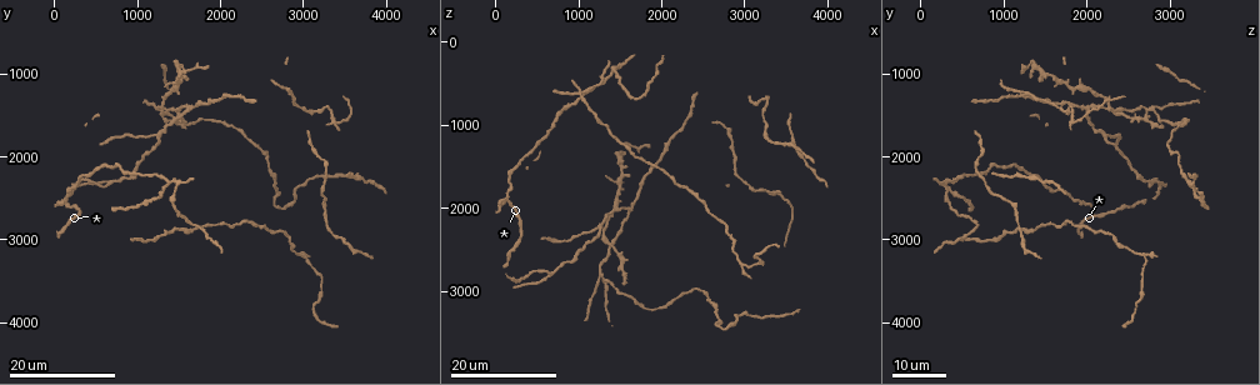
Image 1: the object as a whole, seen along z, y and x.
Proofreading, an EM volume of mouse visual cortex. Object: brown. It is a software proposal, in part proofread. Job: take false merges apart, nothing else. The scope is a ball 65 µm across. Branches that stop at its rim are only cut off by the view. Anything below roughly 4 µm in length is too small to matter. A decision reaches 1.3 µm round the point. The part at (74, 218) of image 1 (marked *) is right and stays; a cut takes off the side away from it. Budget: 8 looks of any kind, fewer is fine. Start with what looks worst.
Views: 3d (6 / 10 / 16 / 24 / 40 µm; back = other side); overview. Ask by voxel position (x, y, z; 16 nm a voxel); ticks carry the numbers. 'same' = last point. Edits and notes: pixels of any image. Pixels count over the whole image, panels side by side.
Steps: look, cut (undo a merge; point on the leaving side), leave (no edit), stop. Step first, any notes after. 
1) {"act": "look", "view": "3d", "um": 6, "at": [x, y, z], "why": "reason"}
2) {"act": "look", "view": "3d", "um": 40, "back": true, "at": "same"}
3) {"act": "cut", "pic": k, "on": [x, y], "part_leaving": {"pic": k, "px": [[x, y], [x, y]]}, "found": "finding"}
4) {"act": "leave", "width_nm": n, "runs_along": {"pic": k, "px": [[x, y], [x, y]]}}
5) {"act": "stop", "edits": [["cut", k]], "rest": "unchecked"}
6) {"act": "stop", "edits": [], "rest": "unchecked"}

{"act": "look", "view": "3d", "um": 16, "at": [650, 2300, 2800], "why": "side arm on a straight run"}

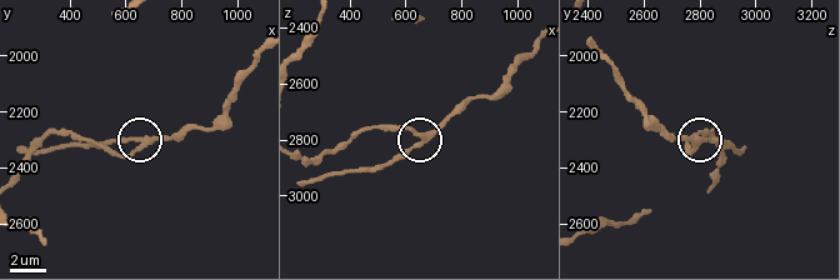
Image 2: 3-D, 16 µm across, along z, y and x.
{"act": "look", "view": "3d", "um": 10, "at": [640, 2300, 2820], "why": "zoom in"}

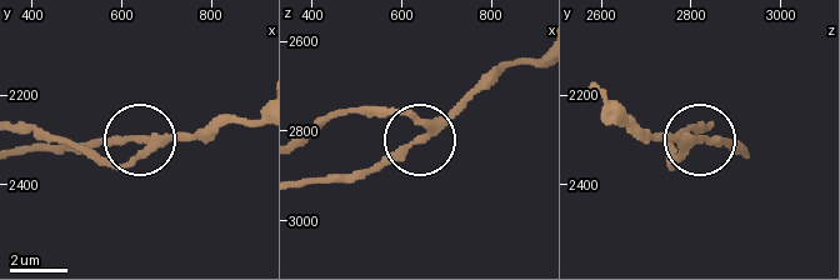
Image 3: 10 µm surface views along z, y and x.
{"act": "leave", "arms": 3, "found": "continuous, no second neuron"}

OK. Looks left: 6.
{"act": "look", "view": "3d", "um": 24, "at": [3400, 1600, 1800], "why": "sudden change in width"}

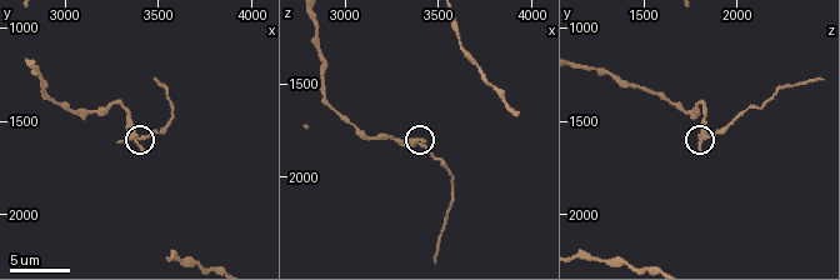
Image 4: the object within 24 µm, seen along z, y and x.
{"act": "look", "view": "3d", "um": 6, "at": [3420, 1600, 1820], "why": "closer look"}

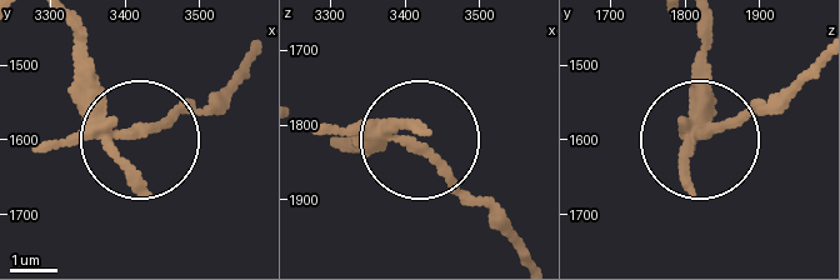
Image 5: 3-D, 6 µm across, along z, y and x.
{"act": "cut", "pic": 5, "on": [158, 125], "arms": 4, "part_leaving": {"pic": 5, "px": [[99, 128], [179, 120], [246, 56]]}, "found": "a second neuron is stuck on"}

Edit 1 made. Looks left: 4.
{"act": "look", "view": "overview", "why": "see it whole again"}

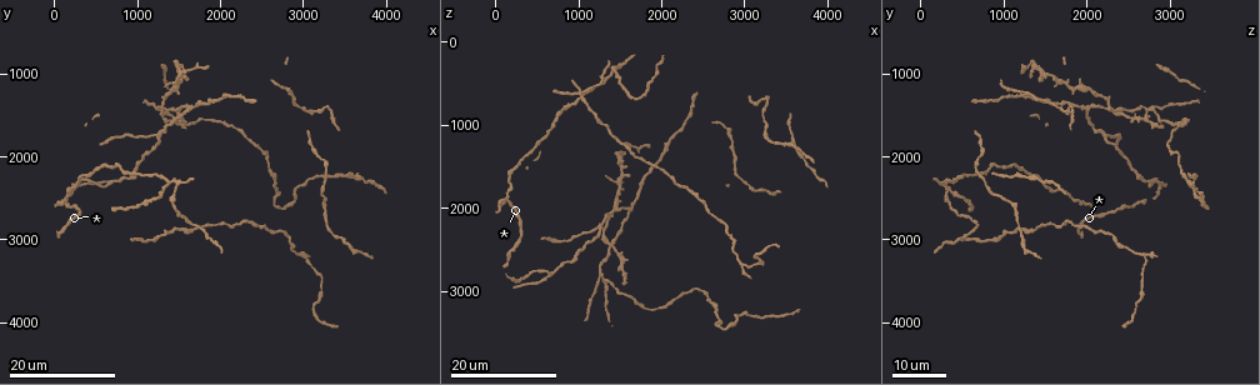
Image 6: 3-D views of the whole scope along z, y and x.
{"act": "look", "view": "3d", "um": 16, "at": [1250, 1750, 2200], "why": "side arm on a straight run"}

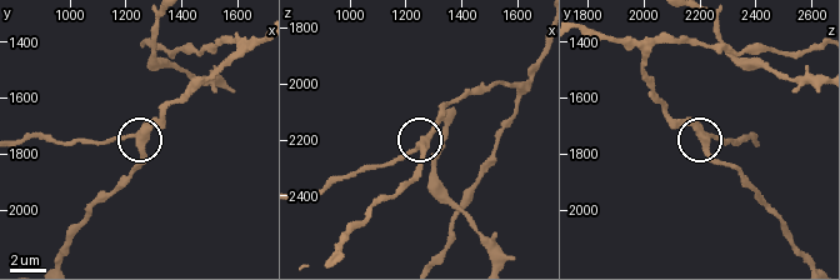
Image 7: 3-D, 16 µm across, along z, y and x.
{"act": "look", "view": "3d", "um": 10, "at": [1240, 1730, 2220]}

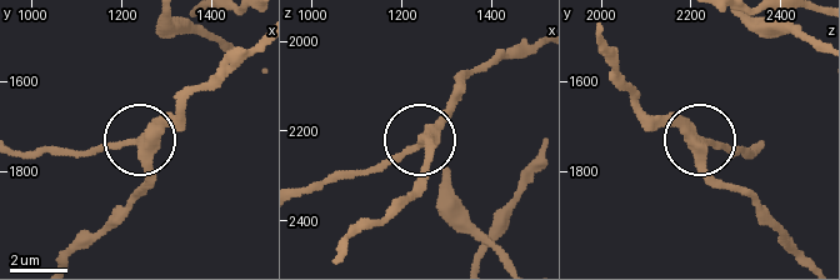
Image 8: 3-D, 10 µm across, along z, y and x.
{"act": "leave", "arms": 3, "runs_along": {"pic": 8, "px": [[338, 251], [409, 194], [423, 144], [354, 178]]}, "found": "continuous, no second neuron"}

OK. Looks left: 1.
{"act": "stop", "edits": [["cut", 5]], "rest": "unchecked"}

